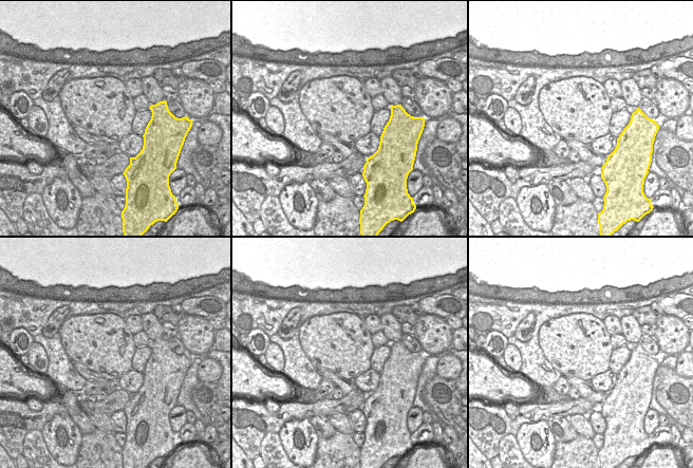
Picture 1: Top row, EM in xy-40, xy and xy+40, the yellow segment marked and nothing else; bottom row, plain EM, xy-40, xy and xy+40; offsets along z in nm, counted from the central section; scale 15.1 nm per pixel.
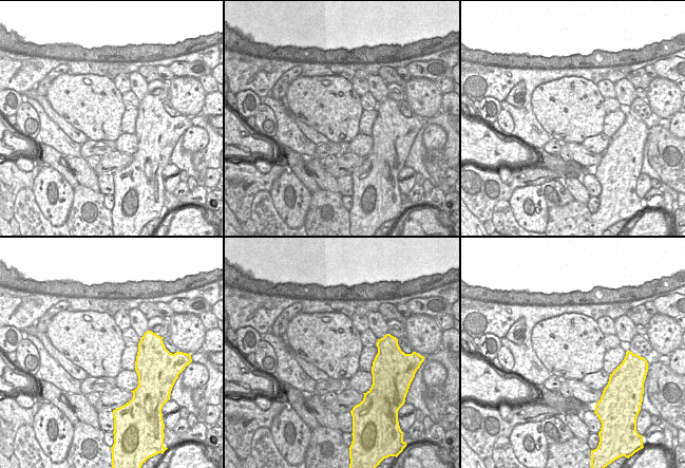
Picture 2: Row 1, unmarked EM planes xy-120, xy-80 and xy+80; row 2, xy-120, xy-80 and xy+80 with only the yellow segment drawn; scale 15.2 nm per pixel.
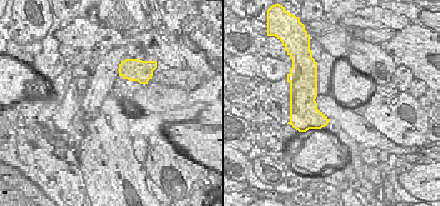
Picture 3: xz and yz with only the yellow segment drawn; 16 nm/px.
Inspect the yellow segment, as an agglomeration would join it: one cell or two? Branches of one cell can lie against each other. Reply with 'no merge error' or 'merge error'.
no merge error

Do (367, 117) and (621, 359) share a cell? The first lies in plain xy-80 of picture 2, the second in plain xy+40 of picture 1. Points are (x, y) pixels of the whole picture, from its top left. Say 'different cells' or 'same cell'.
same cell

